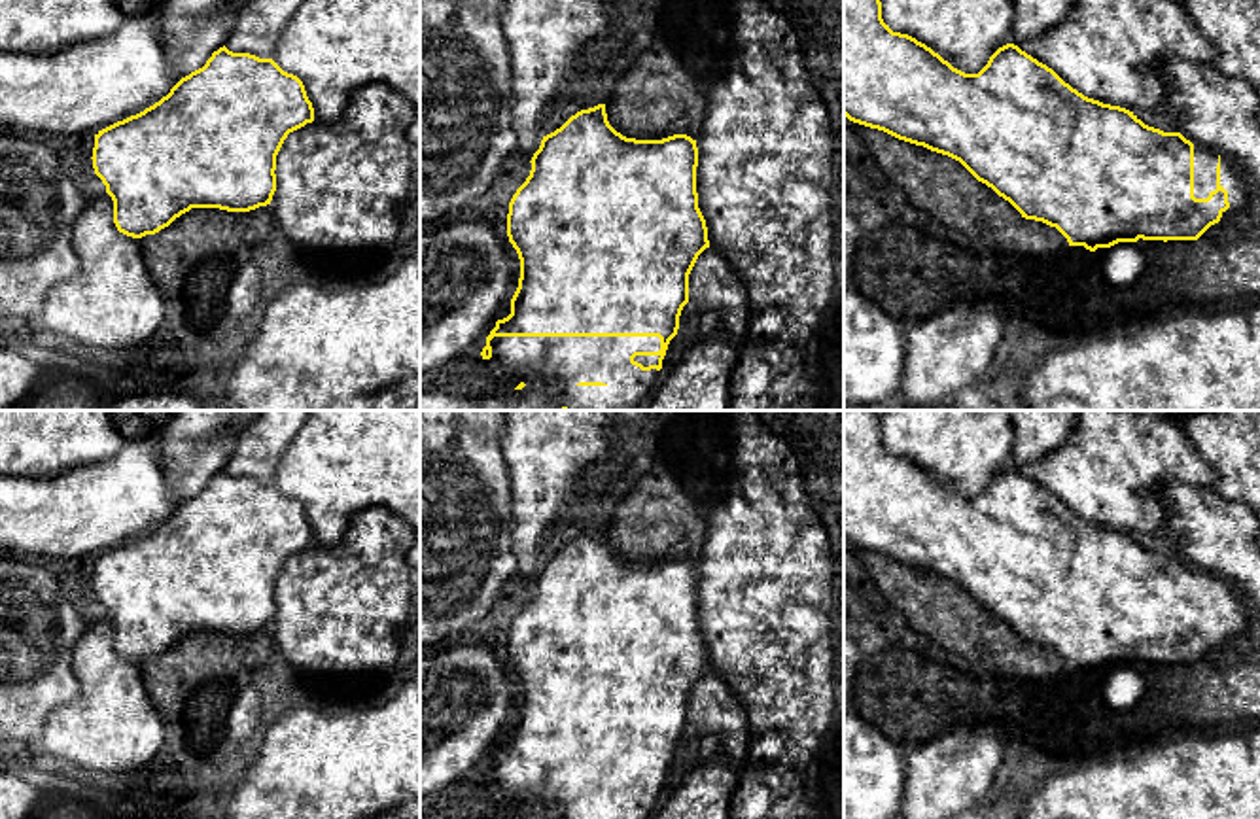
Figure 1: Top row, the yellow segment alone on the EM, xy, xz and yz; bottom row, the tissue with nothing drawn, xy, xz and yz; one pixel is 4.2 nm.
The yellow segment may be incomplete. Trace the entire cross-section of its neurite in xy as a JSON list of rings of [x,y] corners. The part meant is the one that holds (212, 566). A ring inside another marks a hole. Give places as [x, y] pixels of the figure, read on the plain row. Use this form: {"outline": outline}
{"outline": [[[225,469],[206,488],[182,501],[144,535],[95,558],[93,592],[114,624],[119,656],[138,662],[144,685],[165,723],[182,723],[182,700],[212,681],[242,681],[276,653],[271,624],[276,615],[276,579],[289,556],[314,545],[303,505],[272,482],[233,477]]]}

